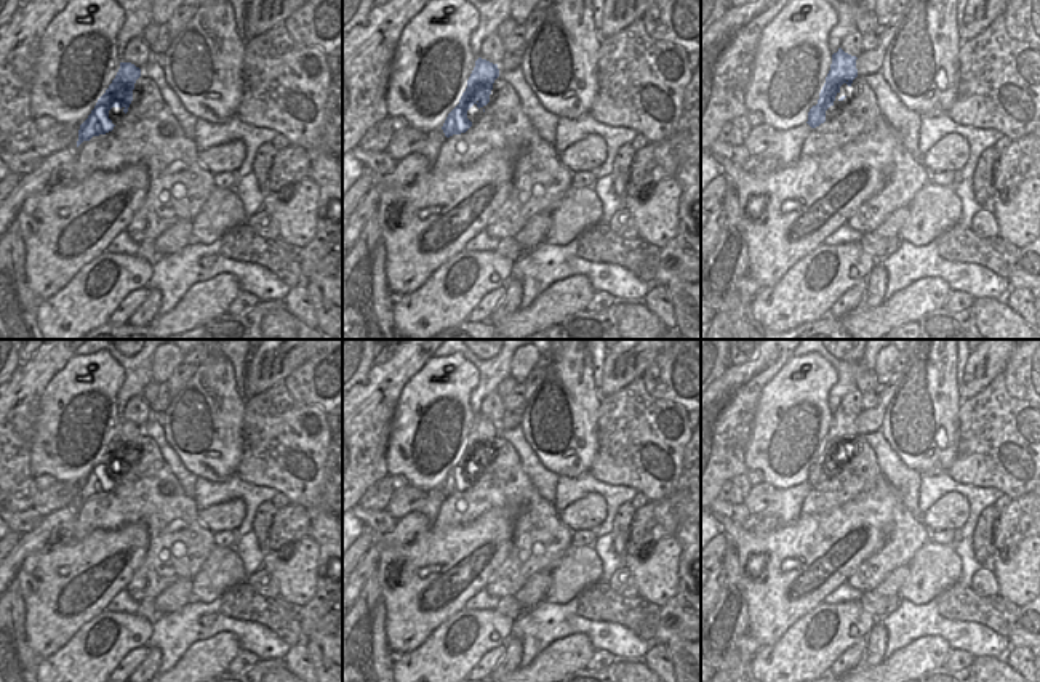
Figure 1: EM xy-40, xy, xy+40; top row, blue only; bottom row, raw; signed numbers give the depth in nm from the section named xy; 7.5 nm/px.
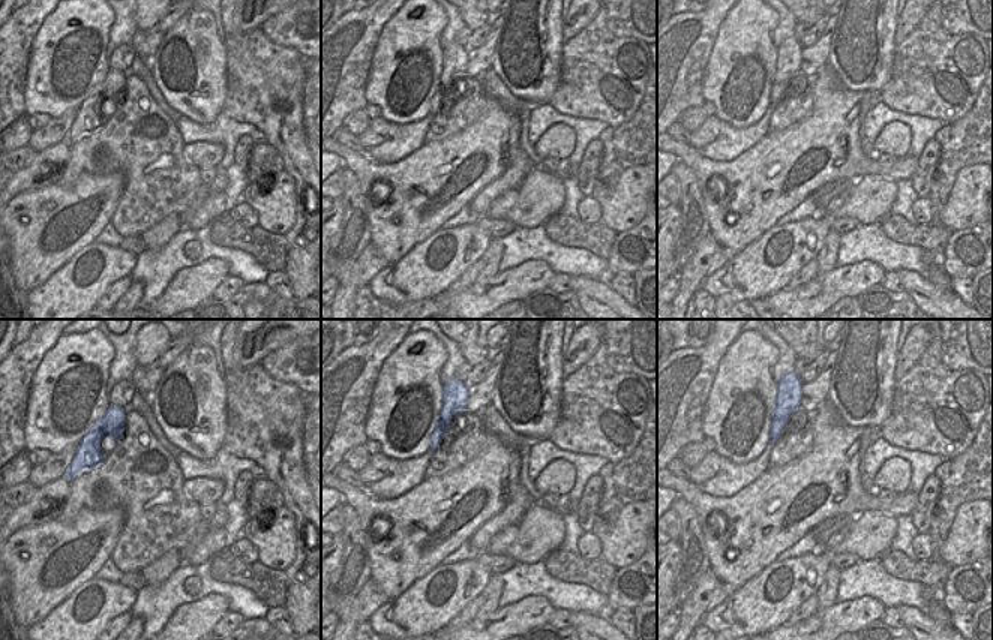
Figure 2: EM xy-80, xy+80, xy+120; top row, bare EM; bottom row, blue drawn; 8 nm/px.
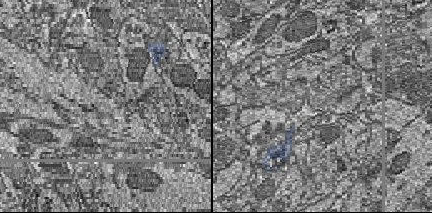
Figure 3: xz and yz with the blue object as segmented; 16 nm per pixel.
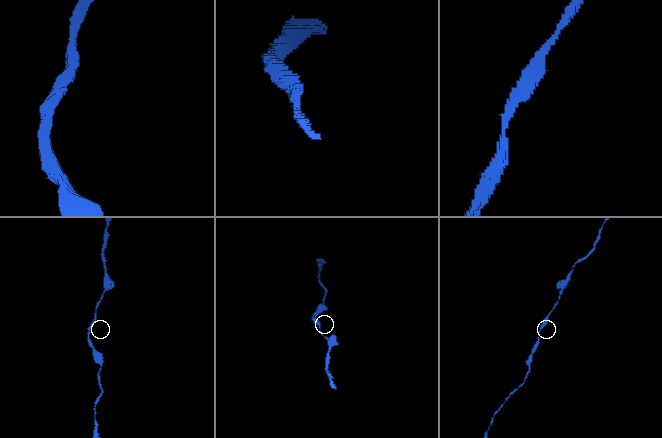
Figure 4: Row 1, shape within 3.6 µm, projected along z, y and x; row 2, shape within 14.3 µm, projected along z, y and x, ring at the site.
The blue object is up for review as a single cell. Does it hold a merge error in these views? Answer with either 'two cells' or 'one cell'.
one cell

